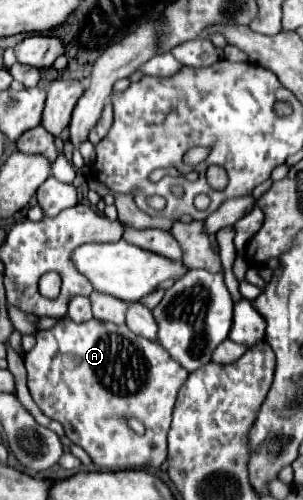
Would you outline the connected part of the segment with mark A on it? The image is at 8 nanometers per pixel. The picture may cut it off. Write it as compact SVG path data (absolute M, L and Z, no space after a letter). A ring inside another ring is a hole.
M66 315L58 319L52 329L36 333L36 345L24 355L24 361L28 371L28 389L34 403L46 417L58 421L64 427L64 435L72 443L80 445L96 465L112 469L136 469L160 467L166 461L166 433L170 429L176 395L188 379L188 371L164 349L160 349L160 345L134 335L126 325L112 325L96 319L90 319L86 323L74 323ZM122 415L134 415L144 421L146 433L132 433L128 427L124 427L124 421L120 421Z

